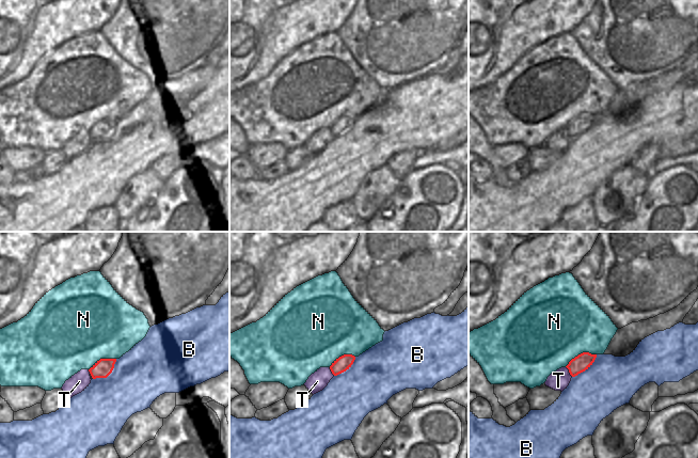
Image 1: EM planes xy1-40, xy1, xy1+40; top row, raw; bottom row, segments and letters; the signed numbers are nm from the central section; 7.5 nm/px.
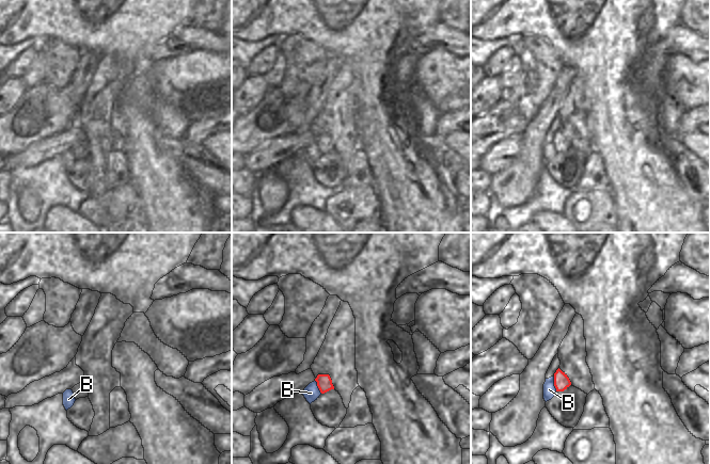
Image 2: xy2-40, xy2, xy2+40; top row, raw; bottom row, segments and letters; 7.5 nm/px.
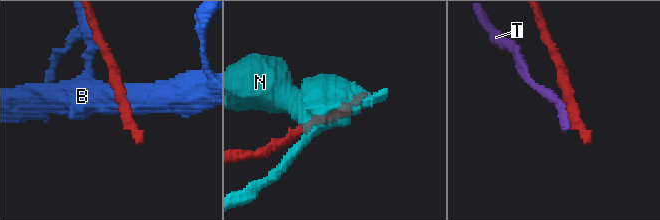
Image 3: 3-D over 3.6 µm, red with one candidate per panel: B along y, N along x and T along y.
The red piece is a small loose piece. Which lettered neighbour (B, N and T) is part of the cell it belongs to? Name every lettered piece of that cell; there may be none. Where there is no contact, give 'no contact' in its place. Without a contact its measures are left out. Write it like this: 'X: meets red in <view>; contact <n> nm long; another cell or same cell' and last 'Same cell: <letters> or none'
B: meets red in xy1-40; contact 240 nm long; another cell
N: meets red in xy1+40; contact 260 nm long; another cell
T: meets red in xy1+40; contact 90 nm long; another cell
Same cell: none

